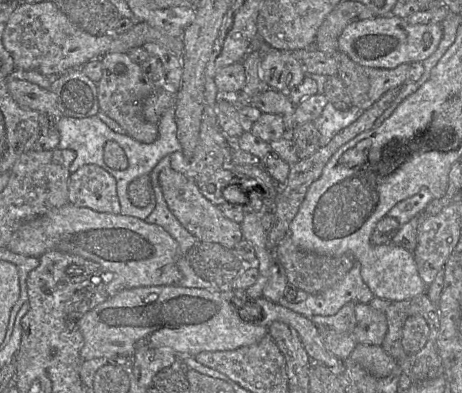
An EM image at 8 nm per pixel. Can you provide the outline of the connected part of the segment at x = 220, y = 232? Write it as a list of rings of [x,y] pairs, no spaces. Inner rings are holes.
[[[168,167],[160,172],[159,184],[171,213],[199,241],[218,243],[233,250],[243,239],[240,224],[226,218],[217,206],[202,195],[199,186],[187,175]]]

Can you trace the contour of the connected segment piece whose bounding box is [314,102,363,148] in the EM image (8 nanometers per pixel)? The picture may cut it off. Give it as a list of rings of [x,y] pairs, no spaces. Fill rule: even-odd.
[[[328,102],[321,115],[314,121],[320,135],[320,148],[325,147],[337,133],[356,121],[362,112],[353,105],[346,111],[340,111]]]

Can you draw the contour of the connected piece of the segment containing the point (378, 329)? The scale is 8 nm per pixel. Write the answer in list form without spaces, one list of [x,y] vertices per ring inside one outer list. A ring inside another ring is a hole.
[[[356,303],[356,327],[354,338],[357,344],[381,346],[388,330],[386,316],[370,304]]]

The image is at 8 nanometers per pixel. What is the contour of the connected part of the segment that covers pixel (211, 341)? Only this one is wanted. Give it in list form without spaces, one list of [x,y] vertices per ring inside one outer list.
[[[179,285],[145,286],[124,289],[84,314],[78,321],[83,336],[82,361],[133,354],[143,348],[169,348],[179,356],[194,357],[201,352],[235,350],[260,342],[269,335],[268,327],[243,321],[238,310],[243,307],[233,289],[207,290]]]

